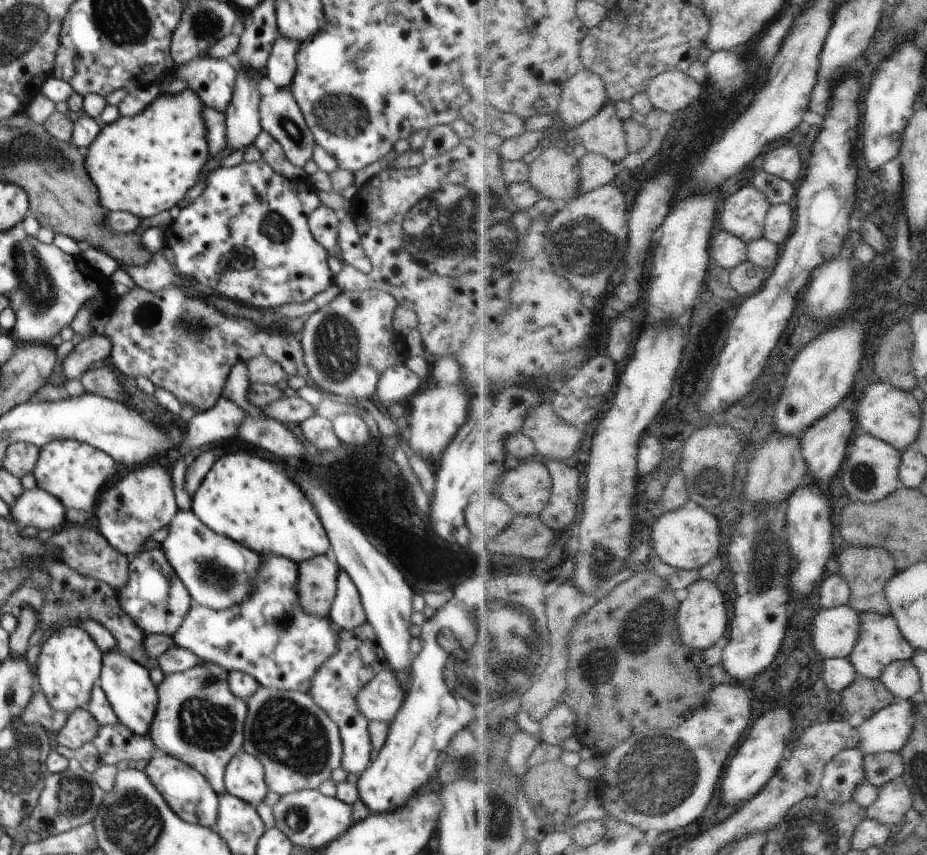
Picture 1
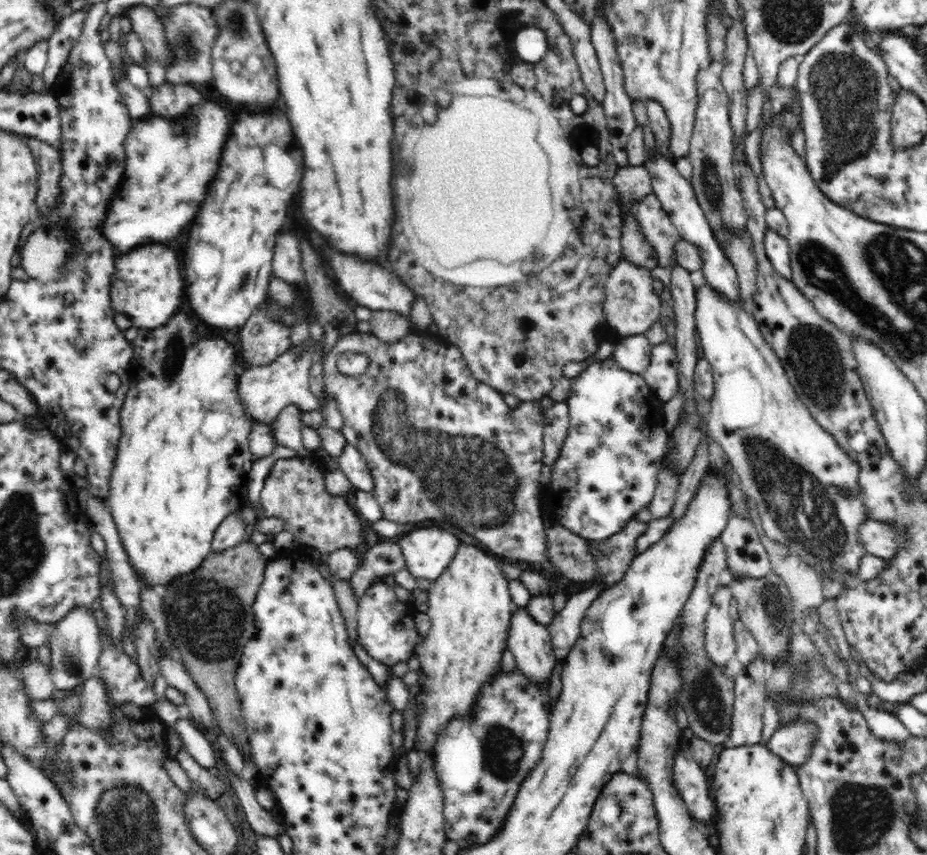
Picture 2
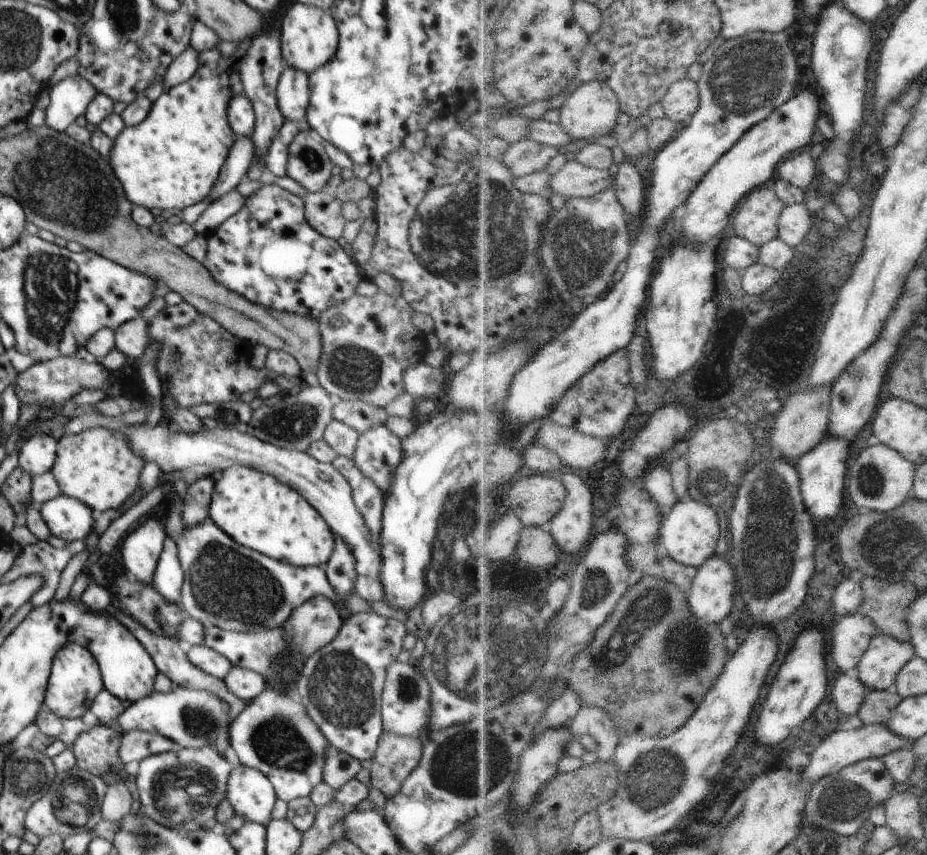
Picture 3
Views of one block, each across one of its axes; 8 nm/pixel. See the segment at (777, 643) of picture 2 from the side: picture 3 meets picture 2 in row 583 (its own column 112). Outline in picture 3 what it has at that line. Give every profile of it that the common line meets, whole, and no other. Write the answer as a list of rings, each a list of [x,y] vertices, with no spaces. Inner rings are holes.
[[[93,725],[88,732],[82,732],[73,743],[72,750],[78,767],[86,772],[92,773],[98,778],[102,778],[106,785],[125,782],[126,777],[132,768],[124,765],[118,757],[121,733],[116,733],[104,725]]]

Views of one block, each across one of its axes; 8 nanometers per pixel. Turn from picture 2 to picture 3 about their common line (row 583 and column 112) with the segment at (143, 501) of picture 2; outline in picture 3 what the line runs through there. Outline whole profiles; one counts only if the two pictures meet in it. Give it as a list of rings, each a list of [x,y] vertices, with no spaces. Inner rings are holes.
[[[216,47],[200,53],[196,73],[187,82],[163,91],[143,122],[125,127],[113,140],[108,162],[131,204],[146,208],[150,212],[154,209],[183,210],[211,194],[230,148],[235,142],[236,135],[228,125],[226,110],[229,101],[235,95],[243,94],[239,62],[239,56],[225,60]]]

